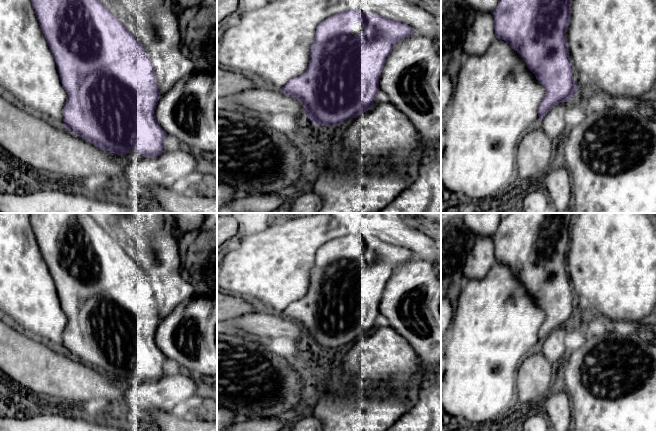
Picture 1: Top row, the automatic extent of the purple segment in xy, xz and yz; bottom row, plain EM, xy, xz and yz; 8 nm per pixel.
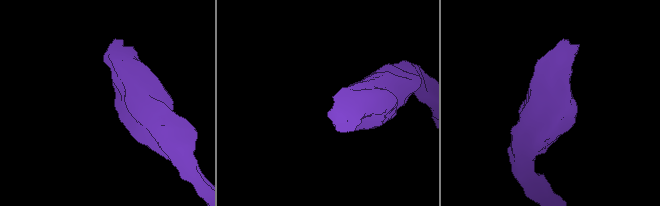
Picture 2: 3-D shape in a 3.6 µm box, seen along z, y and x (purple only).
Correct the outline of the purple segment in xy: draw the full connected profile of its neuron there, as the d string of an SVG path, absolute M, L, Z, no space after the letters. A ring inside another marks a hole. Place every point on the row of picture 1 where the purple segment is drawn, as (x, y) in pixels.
M0 0L0 92L23 109L64 126L104 151L126 155L132 148L148 158L164 153L167 133L155 118L160 93L152 62L146 56L143 45L99 0Z

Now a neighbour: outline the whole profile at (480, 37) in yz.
M477 13L466 36L463 51L470 57L485 54L495 38L494 14Z

